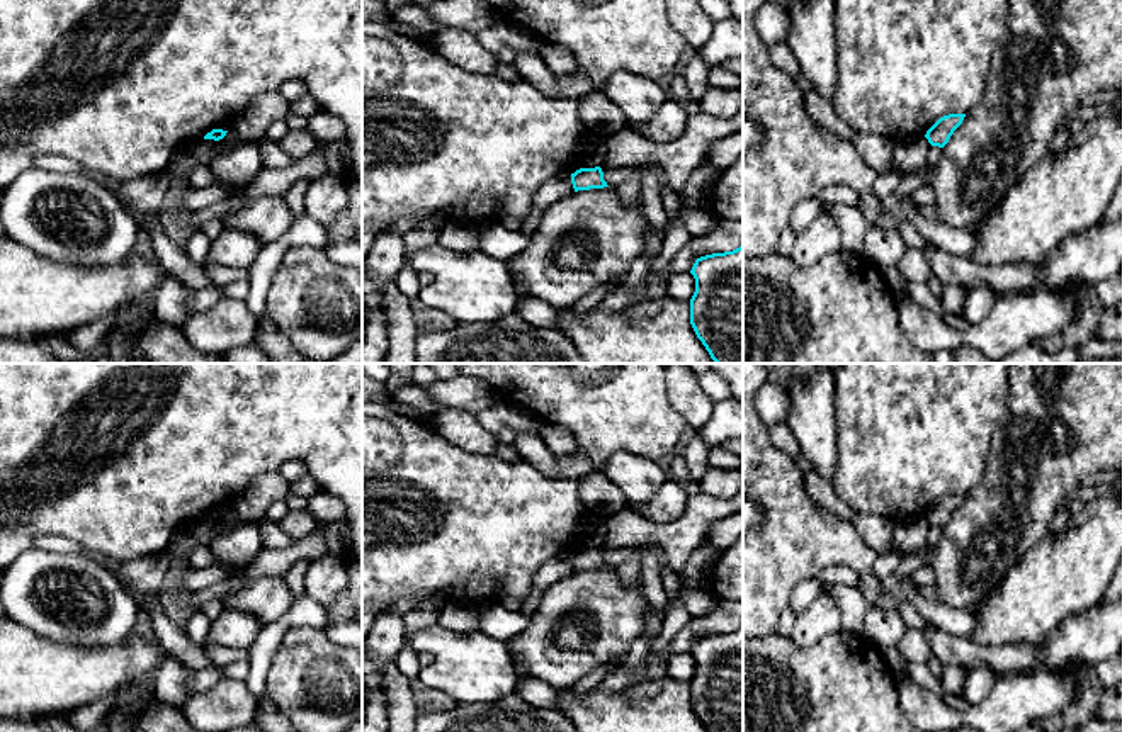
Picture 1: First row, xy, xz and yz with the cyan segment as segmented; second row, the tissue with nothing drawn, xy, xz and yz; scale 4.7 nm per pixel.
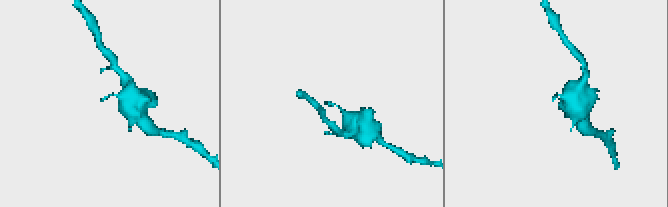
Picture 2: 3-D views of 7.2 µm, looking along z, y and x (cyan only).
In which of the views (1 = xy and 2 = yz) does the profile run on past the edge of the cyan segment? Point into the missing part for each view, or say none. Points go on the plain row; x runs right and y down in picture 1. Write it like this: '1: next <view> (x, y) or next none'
1: next none
2: next none

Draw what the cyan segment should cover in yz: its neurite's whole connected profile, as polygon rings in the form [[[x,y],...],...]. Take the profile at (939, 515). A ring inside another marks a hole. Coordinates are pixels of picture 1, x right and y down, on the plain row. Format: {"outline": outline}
{"outline": [[[949,494],[940,498],[925,515],[932,526],[944,528],[954,511],[962,504],[966,494]]]}

